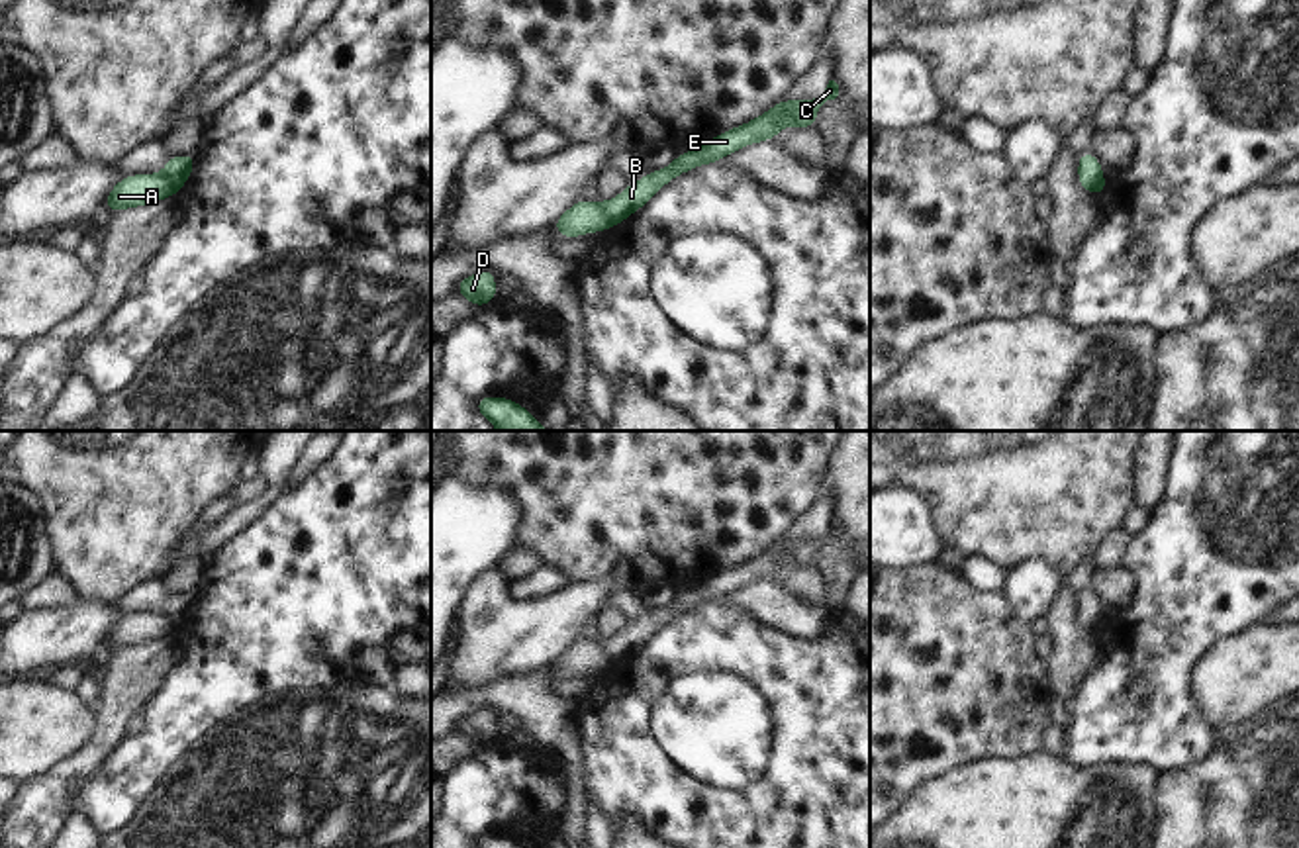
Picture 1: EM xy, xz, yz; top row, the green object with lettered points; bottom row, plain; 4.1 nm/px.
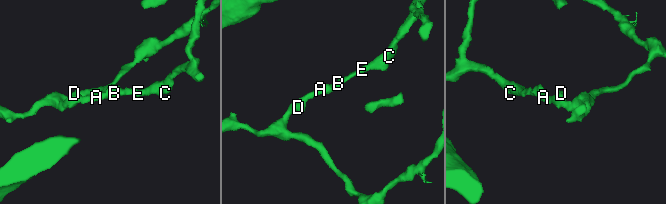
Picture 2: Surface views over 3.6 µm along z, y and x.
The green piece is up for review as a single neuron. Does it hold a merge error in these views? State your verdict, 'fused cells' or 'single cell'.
fused cells

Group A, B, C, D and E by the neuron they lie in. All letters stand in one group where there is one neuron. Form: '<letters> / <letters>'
A D / B C E

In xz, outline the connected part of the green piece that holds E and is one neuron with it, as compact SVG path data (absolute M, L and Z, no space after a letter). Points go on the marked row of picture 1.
M829 80L825 94L819 98L776 102L768 112L748 123L731 127L707 143L676 155L666 168L647 172L641 180L627 184L615 198L600 202L601 210L609 217L609 225L619 227L625 217L637 213L660 188L699 165L715 165L723 157L737 153L746 145L774 141L778 131L788 125L815 129L817 110L837 96L839 84Z

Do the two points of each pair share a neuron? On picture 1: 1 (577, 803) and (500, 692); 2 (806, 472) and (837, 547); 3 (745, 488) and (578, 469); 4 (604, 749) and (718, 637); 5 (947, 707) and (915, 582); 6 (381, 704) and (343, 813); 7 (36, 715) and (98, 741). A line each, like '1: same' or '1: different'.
1: same
2: different
3: same
4: same
5: same
6: same
7: different

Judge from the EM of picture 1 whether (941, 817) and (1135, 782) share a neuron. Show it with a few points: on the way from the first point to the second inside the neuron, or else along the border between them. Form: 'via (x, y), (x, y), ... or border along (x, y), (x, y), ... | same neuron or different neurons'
via (990, 817), (1064, 817), (1078, 803), (1086, 803) | same neuron

